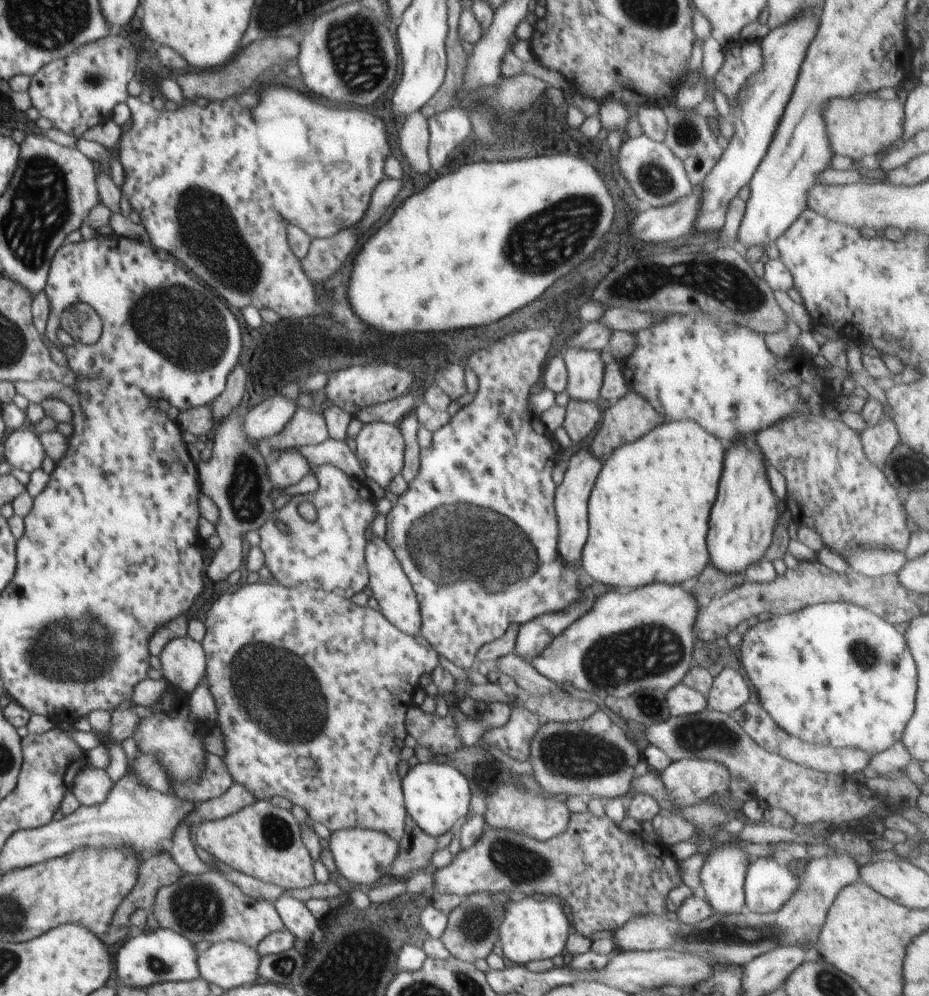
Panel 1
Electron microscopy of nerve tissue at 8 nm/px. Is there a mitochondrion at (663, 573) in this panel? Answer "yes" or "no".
no

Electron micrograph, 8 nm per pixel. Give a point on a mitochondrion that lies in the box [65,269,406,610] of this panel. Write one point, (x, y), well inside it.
(179, 322)

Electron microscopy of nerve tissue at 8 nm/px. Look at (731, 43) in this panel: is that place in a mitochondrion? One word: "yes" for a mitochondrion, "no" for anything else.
no

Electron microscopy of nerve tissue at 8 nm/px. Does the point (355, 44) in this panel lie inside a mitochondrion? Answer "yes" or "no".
yes

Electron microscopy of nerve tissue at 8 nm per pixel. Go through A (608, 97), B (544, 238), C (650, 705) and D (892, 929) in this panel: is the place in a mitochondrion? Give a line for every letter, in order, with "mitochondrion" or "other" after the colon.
A: other
B: mitochondrion
C: mitochondrion
D: other

